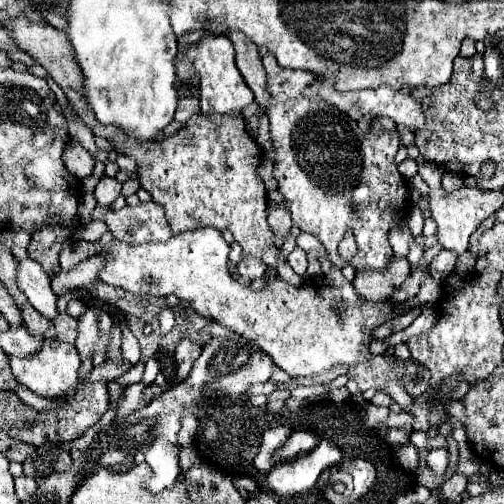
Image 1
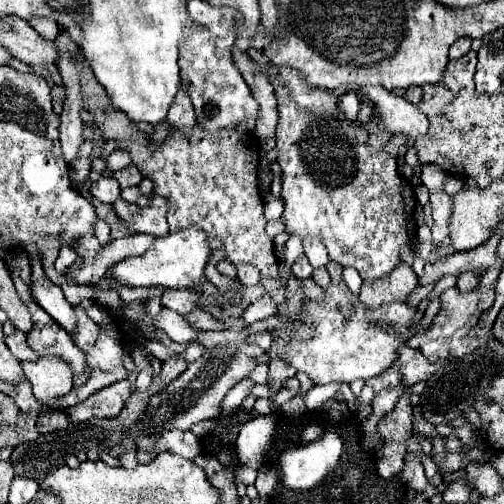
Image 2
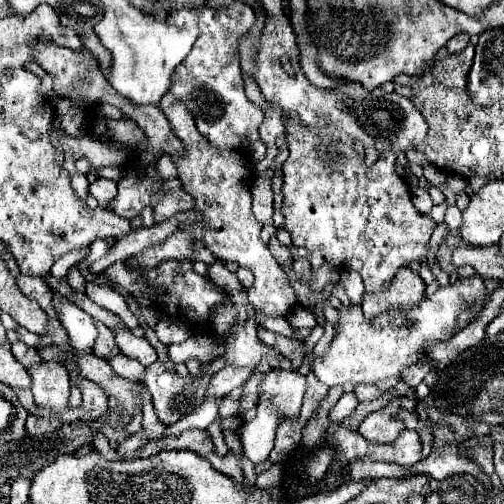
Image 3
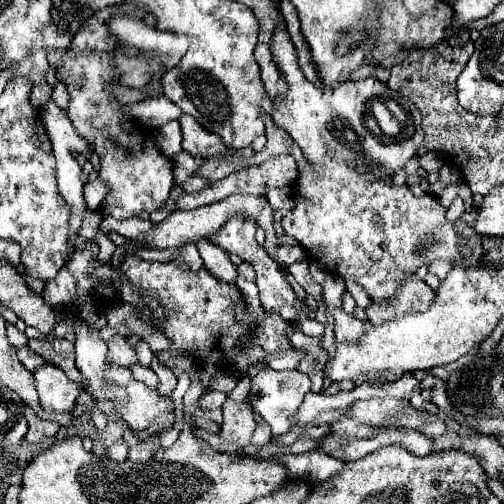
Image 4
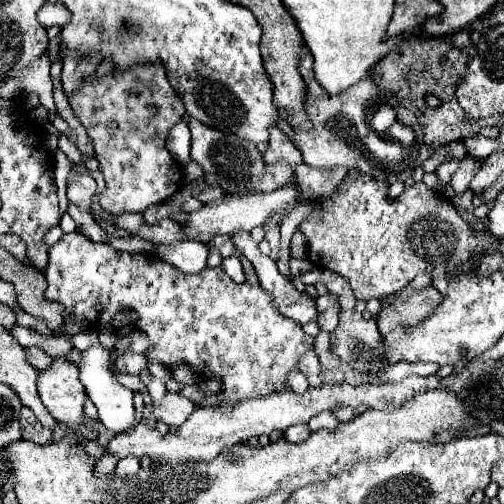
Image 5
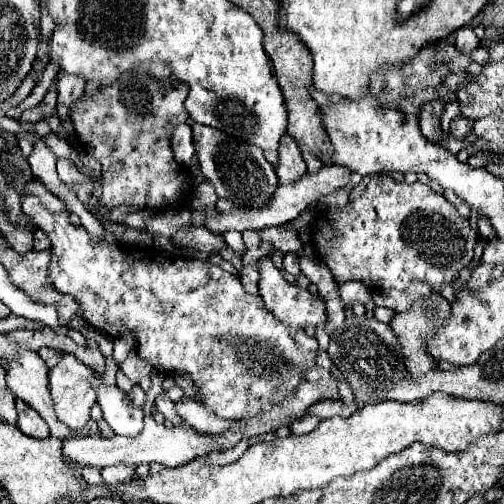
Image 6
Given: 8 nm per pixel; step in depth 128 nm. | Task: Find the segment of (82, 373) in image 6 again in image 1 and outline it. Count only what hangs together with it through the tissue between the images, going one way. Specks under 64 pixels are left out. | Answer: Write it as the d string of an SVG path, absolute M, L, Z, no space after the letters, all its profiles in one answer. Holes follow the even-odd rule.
M44 340L42 348L26 358L12 356L10 358L10 368L18 384L28 386L34 394L44 396L44 398L56 398L64 396L68 390L72 390L78 384L78 368L80 368L80 356L74 348L74 344L68 342L52 342Z

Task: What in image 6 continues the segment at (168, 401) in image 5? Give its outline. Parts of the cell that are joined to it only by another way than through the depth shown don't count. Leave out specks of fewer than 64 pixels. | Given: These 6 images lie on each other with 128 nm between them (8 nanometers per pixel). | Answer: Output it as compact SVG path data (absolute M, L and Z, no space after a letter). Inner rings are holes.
M192 398L180 400L176 404L176 412L188 426L192 426L200 432L208 432L208 434L220 434L226 428L230 428L230 424L234 424L232 420L222 420L216 414L208 412L202 402L196 402Z

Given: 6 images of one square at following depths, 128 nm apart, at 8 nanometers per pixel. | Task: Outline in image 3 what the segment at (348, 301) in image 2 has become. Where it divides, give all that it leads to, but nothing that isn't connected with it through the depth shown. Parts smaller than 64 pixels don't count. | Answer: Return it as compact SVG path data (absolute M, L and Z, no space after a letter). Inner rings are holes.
M474 276L470 280L458 280L454 286L444 286L438 288L432 296L424 298L418 306L412 308L396 308L396 310L388 310L384 314L380 314L378 318L366 320L362 314L362 308L356 304L350 306L342 306L338 308L340 320L338 320L338 328L336 328L336 336L328 348L328 352L324 356L308 356L310 362L310 370L314 372L314 376L326 384L326 386L342 386L344 382L378 382L384 378L396 378L400 376L410 388L416 388L424 376L432 370L432 364L424 364L424 346L428 346L430 342L442 340L444 332L456 332L460 328L464 328L470 320L472 320L472 312L470 306L478 300L478 302L486 302L488 298L488 290L484 286L484 280L480 276Z

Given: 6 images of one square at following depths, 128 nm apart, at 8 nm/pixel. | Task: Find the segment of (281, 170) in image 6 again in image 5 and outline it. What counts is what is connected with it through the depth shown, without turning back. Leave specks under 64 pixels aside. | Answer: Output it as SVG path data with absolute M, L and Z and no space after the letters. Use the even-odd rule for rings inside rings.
M270 126L268 130L270 130L270 142L268 142L268 150L264 152L264 162L274 164L276 160L288 160L288 164L298 166L302 162L300 150L276 126Z

